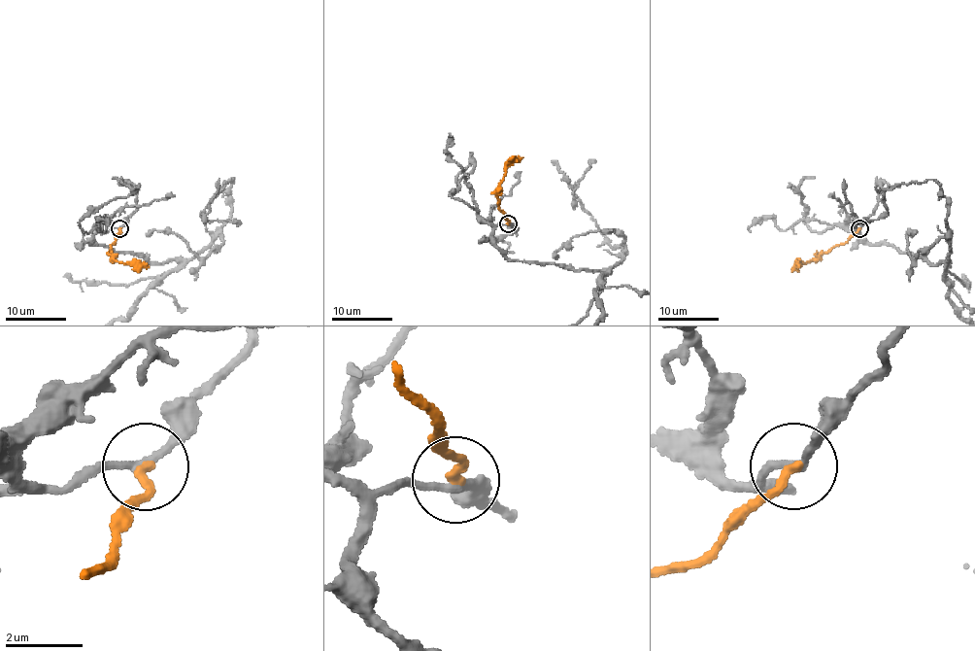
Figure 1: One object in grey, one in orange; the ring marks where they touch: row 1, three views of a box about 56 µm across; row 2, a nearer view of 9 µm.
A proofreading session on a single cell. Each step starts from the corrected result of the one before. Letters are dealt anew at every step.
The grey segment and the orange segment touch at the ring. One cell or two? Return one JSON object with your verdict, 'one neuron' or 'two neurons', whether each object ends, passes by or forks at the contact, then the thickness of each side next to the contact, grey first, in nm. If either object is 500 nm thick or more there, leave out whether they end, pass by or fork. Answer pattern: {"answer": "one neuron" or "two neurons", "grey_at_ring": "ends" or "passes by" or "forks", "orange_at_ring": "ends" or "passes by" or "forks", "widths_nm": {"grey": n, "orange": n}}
{"answer": "two neurons", "grey_at_ring": "passes by", "orange_at_ring": "ends", "widths_nm": {"grey": 190, "orange": 240}}

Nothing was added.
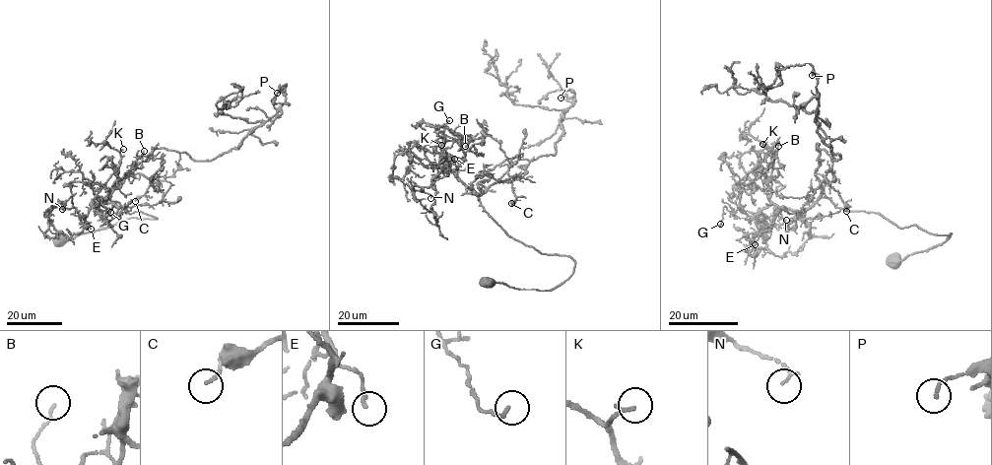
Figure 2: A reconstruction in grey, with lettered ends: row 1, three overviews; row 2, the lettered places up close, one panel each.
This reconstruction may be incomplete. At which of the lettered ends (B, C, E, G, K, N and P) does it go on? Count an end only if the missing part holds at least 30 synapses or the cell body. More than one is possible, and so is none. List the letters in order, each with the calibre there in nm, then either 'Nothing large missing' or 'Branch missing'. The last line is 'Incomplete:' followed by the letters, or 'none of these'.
B: Thickness 120 nm. Nothing large missing
C: Thickness 160 nm. Branch missing
E: Thickness 130 nm. Nothing large missing
G: Thickness 120 nm. Nothing large missing
K: Thickness 160 nm. Branch missing
N: Thickness 130 nm. Nothing large missing
P: Thickness 120 nm. Nothing large missing
Incomplete: C, K

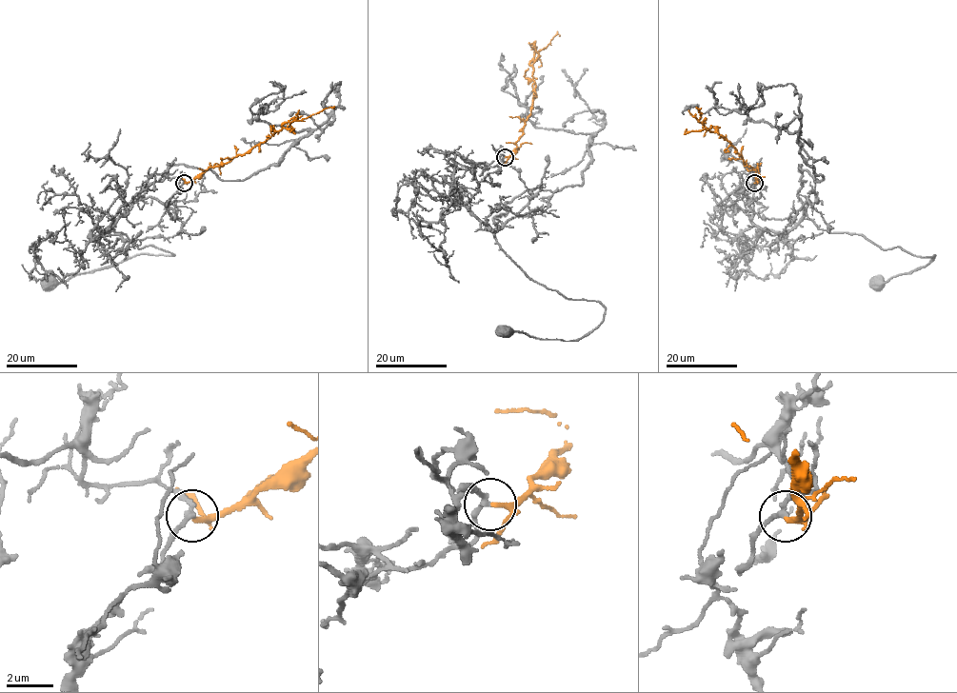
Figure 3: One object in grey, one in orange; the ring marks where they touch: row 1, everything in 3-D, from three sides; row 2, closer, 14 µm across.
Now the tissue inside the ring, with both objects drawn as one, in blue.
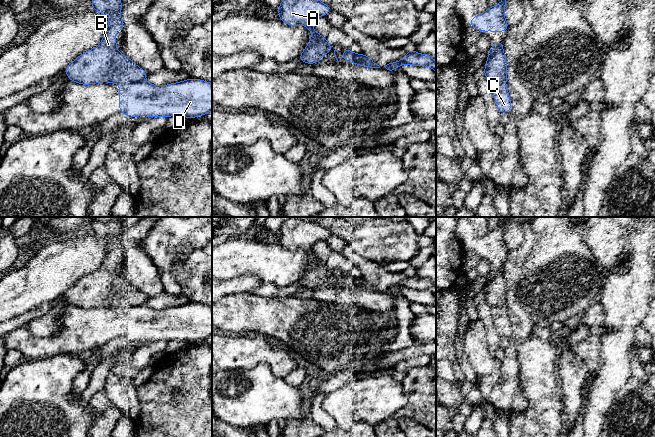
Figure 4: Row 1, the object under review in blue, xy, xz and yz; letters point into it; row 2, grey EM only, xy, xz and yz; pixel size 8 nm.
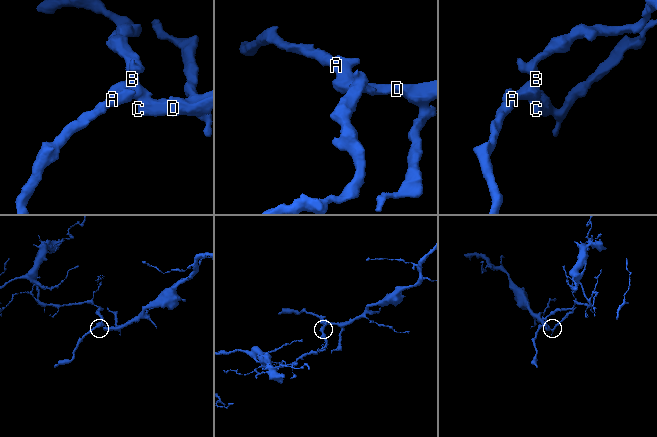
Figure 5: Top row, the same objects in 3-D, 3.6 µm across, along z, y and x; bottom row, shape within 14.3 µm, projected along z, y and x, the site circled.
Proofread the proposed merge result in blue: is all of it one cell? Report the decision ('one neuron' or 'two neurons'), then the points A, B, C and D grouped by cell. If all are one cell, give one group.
two neurons; A B / C D

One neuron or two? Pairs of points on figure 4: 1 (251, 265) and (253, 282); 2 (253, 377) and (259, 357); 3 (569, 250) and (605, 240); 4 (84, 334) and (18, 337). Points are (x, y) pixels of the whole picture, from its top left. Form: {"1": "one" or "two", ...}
{"1": "two", "2": "two", "3": "two", "4": "one"}

